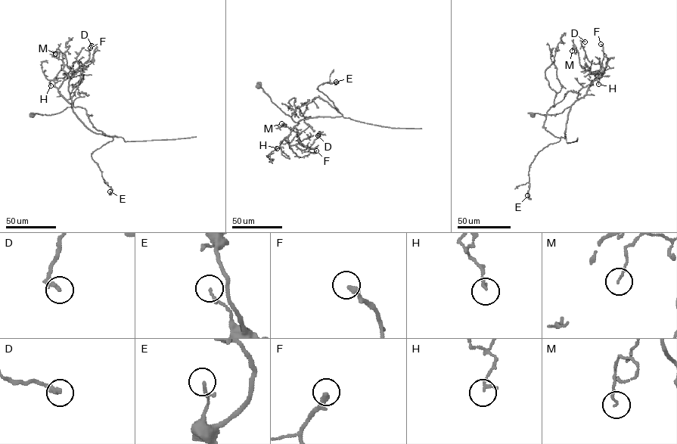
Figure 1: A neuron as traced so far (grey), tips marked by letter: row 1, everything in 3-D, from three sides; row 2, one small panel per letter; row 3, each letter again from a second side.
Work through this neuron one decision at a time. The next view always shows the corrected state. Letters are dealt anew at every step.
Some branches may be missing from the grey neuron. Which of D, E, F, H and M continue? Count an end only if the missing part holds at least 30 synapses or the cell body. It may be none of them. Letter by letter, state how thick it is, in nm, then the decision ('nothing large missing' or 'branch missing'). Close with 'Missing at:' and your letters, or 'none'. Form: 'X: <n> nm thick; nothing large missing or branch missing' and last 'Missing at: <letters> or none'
D: 280 nm thick; nothing large missing
E: 140 nm thick; nothing large missing
F: 300 nm thick; nothing large missing
H: 140 nm thick; nothing large missing
M: 100 nm thick; nothing large missing
Missing at: none

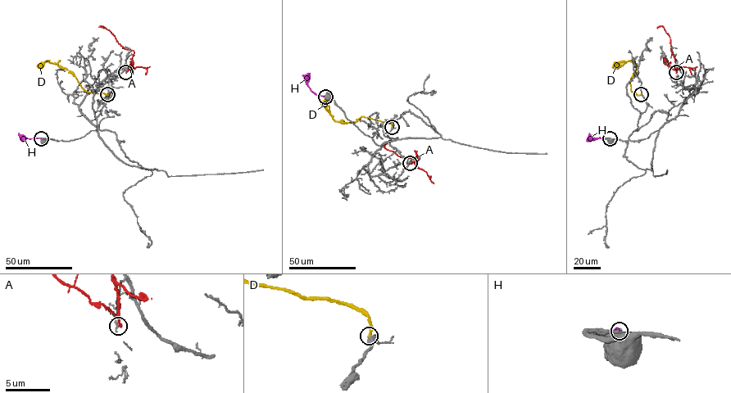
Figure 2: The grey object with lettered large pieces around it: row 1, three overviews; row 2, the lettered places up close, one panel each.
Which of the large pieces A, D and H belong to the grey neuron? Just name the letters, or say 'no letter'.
no letter

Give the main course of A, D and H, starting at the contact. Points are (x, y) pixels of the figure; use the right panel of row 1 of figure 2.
A: (676, 72), (669, 35), (663, 26), (657, 28)
D: (641, 94), (631, 90), (630, 79), (635, 72), (635, 63), (626, 61), (612, 67)
H: (610, 137), (594, 138), (589, 133)

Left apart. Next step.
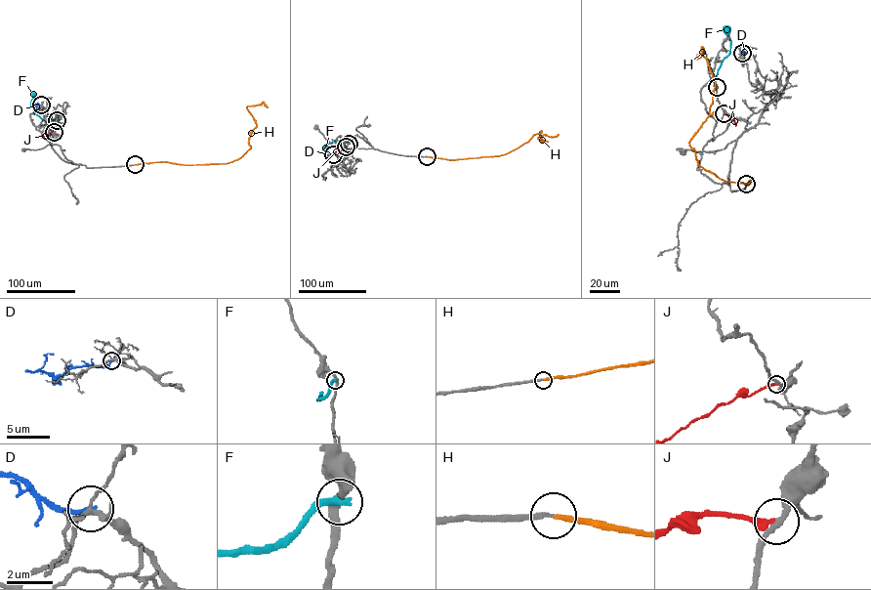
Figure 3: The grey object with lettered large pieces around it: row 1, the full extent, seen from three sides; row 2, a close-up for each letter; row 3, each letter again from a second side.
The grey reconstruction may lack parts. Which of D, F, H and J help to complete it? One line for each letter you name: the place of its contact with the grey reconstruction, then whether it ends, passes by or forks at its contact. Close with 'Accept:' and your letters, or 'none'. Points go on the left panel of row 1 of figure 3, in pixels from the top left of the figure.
H: contact (135, 164); it ends
Accept: H

